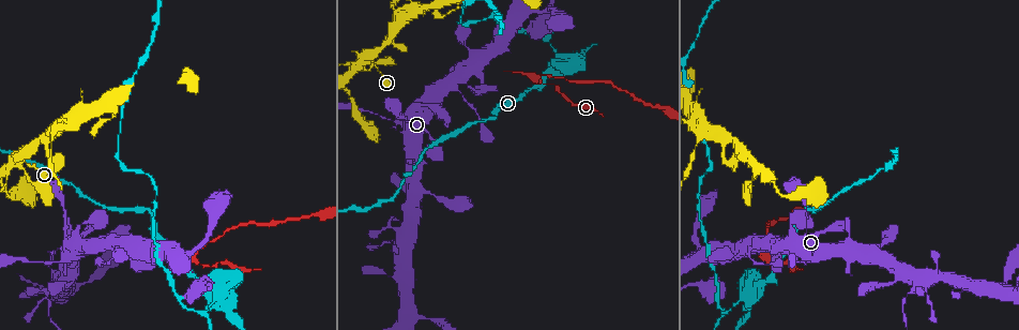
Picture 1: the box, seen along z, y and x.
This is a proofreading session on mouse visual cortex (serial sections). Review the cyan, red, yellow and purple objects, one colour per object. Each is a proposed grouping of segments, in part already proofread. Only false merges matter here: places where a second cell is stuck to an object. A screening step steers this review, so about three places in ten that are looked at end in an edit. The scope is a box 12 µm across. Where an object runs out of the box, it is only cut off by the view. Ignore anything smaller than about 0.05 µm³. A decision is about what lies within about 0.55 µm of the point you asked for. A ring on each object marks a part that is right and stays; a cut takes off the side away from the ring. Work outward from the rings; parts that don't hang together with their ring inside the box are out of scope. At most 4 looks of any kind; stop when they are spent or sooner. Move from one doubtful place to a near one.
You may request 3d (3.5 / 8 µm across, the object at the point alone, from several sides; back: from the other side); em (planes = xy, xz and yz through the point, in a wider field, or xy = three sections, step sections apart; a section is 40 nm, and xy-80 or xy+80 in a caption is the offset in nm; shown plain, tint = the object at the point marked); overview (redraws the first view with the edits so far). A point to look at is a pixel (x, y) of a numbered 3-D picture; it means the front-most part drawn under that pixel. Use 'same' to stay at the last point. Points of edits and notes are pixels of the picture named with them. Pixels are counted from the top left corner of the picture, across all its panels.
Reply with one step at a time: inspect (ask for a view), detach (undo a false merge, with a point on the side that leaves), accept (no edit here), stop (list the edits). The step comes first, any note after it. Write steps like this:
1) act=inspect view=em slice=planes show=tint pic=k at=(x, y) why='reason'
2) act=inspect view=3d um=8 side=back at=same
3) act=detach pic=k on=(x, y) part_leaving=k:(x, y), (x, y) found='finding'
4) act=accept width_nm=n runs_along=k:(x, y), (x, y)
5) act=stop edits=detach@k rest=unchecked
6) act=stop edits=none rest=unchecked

act=inspect view=3d um=3.5 side=back pic=1 at=(217, 293) why='looks like a crossing'

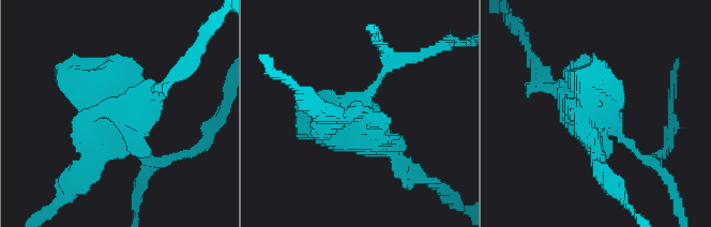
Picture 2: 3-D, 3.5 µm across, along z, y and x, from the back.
act=inspect view=em slice=xy step=3 show=tint pic=2 at=(116, 120)

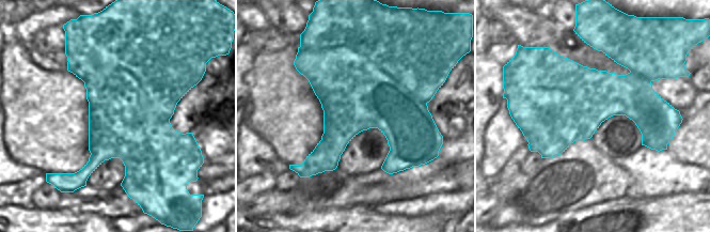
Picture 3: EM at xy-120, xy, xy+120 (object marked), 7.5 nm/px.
act=detach pic=2 on=(590, 80) part_leaving=2:(593, 108), (645, 161), (656, 161) found='a second cell is stuck on'

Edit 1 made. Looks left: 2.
act=inspect view=em slice=xy step=1 show=tint pic=1 at=(546, 74) why='abrupt turn'

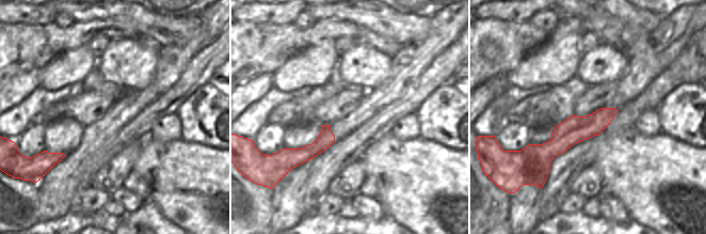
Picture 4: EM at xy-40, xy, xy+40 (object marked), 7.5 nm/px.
act=inspect view=3d um=3.5 side=back at=same

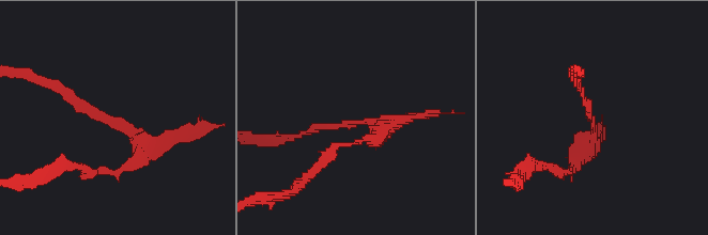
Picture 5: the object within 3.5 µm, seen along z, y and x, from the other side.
act=detach pic=5 on=(101, 118) part_leaving=5:(134, 132), (48, 80) found='two cells meet here'

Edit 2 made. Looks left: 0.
act=stop edits=detach@2,detach@5 rest=unchecked

